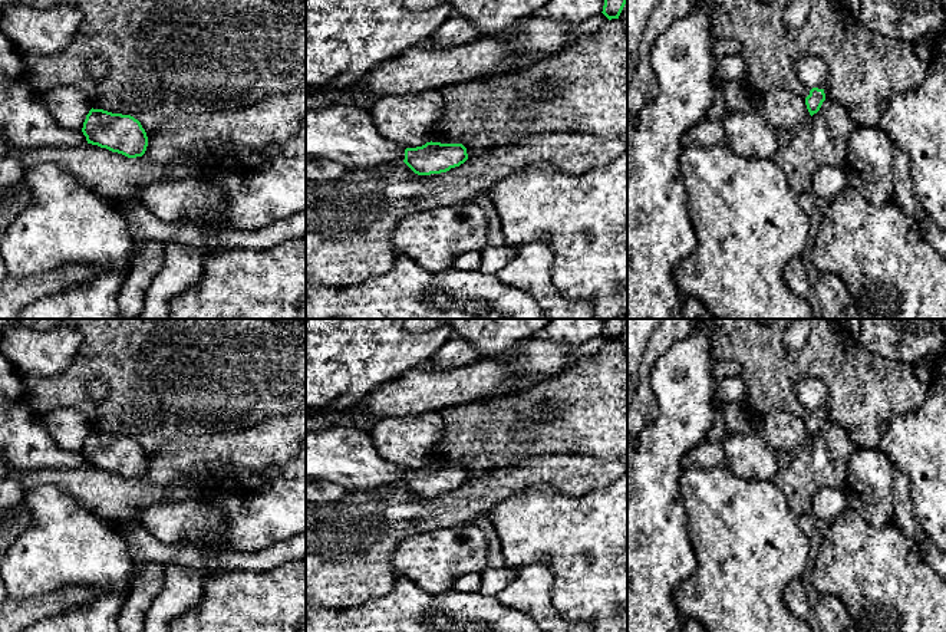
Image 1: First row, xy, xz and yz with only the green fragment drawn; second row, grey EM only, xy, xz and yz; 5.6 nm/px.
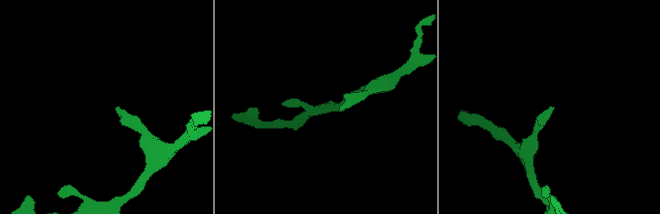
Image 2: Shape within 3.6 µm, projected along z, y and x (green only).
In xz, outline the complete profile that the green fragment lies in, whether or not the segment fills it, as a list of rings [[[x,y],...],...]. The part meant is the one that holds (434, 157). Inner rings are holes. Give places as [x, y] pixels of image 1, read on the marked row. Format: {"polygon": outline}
{"polygon": [[[426,142],[422,147],[406,148],[403,162],[418,175],[446,172],[468,159],[462,144]]]}

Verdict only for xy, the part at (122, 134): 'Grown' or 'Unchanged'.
Unchanged

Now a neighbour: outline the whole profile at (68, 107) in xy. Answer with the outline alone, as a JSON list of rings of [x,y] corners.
[[[67,86],[45,92],[45,106],[59,126],[72,131],[82,131],[86,115],[92,109],[88,96]]]

